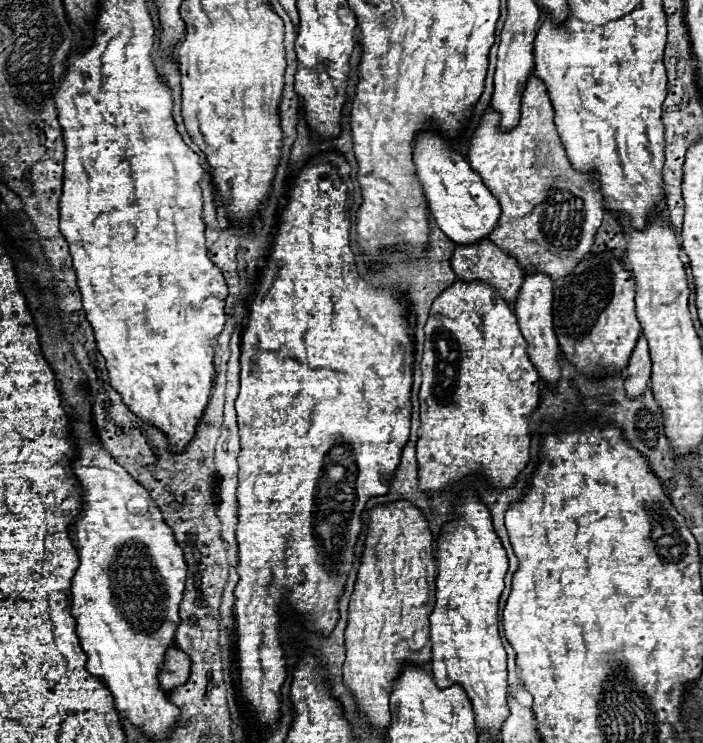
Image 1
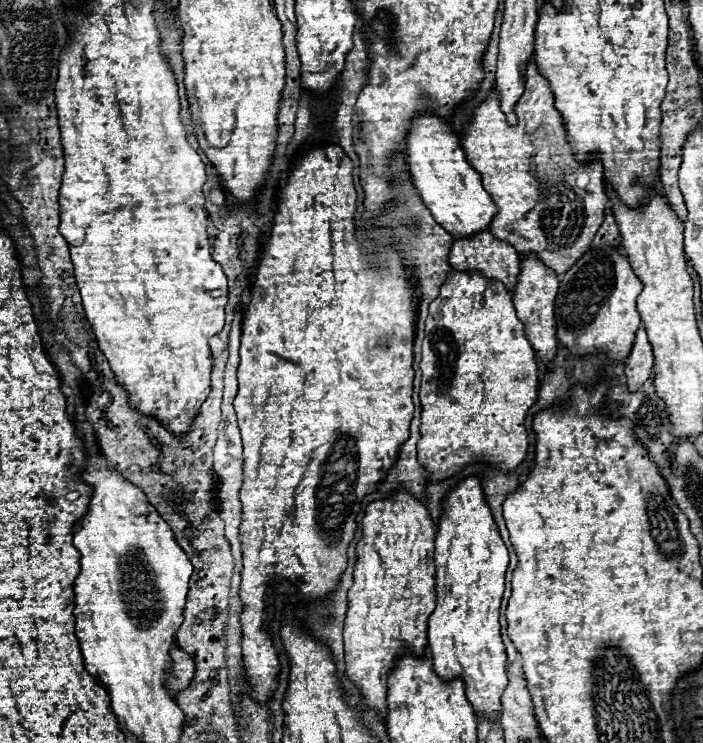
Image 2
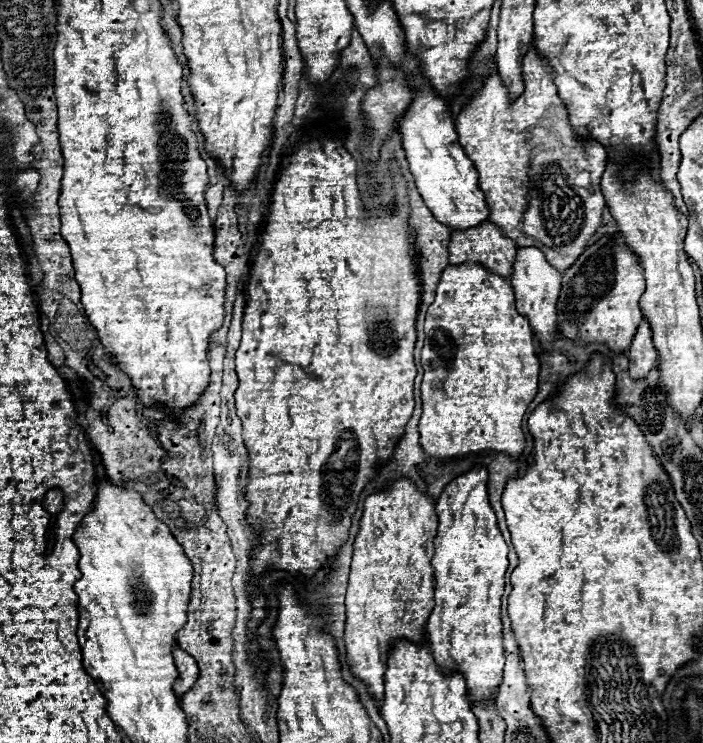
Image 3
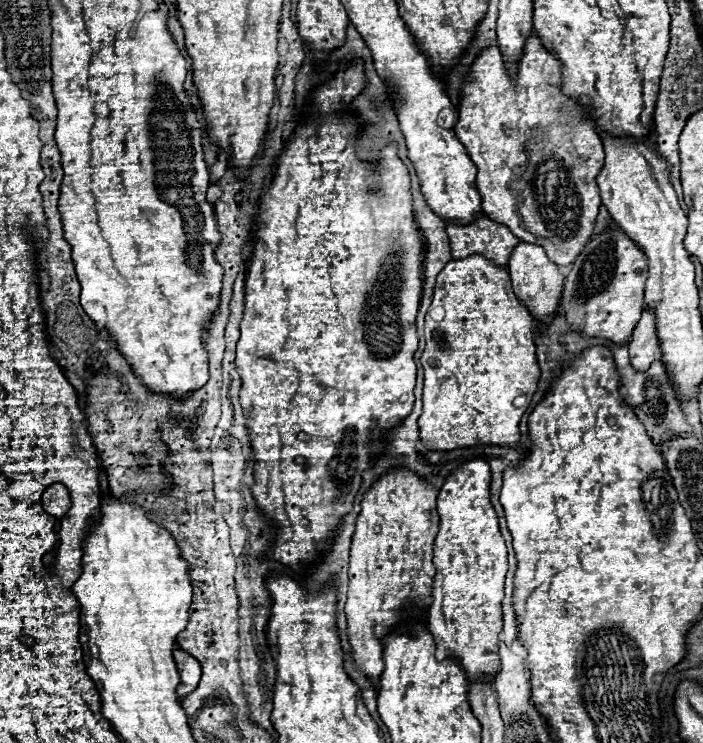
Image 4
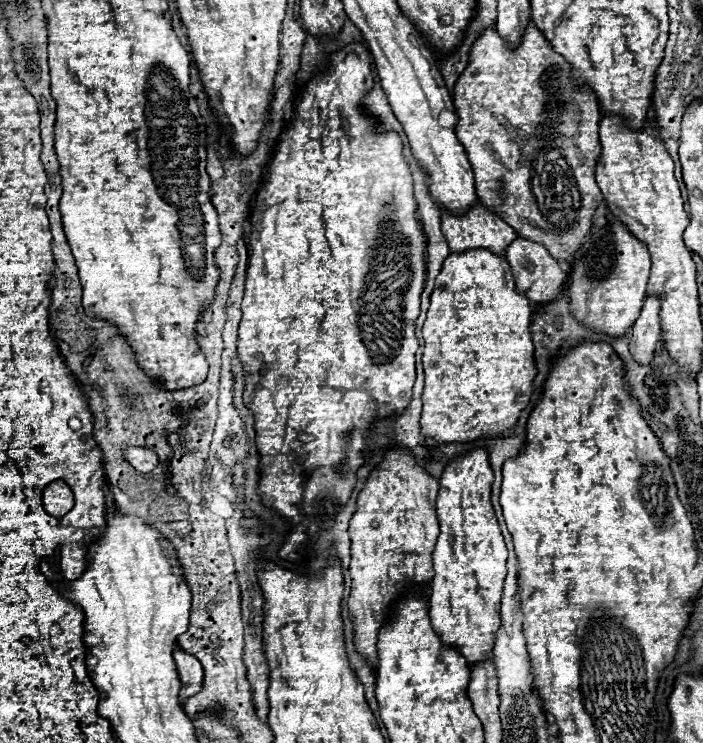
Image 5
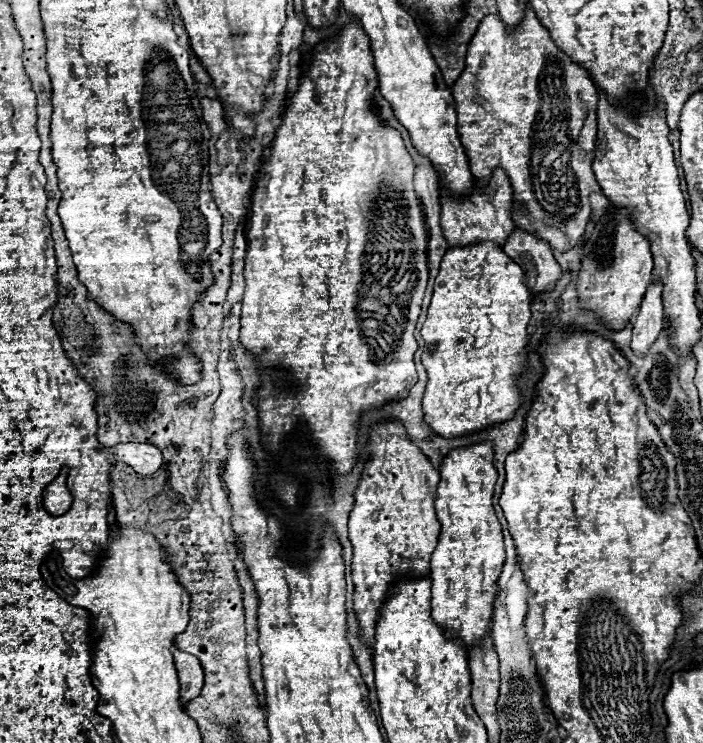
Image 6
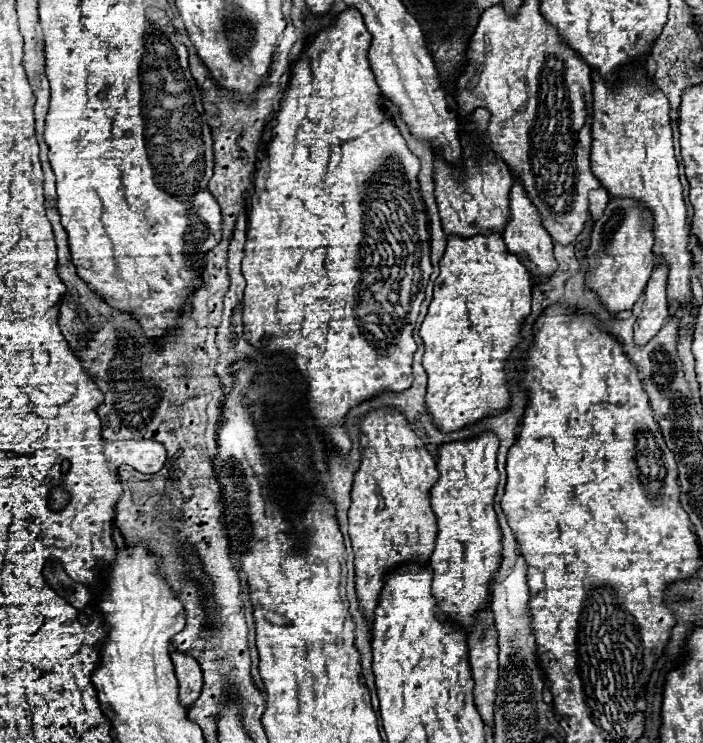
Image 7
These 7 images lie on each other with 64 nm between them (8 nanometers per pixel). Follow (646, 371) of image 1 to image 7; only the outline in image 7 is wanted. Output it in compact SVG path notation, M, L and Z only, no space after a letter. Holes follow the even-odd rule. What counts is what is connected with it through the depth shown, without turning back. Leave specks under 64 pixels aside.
M656 266L652 272L652 278L648 280L648 286L644 290L644 304L642 312L636 318L634 324L634 344L636 346L646 346L654 334L664 326L668 318L668 306L666 306L666 276L668 268L666 266Z

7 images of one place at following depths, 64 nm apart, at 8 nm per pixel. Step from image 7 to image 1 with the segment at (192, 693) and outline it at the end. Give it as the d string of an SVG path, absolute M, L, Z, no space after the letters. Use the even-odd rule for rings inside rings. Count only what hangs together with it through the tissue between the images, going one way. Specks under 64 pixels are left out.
M178 648L166 650L166 658L162 664L162 670L158 672L158 682L164 690L172 690L176 686L182 686L190 674L190 658L182 654Z

